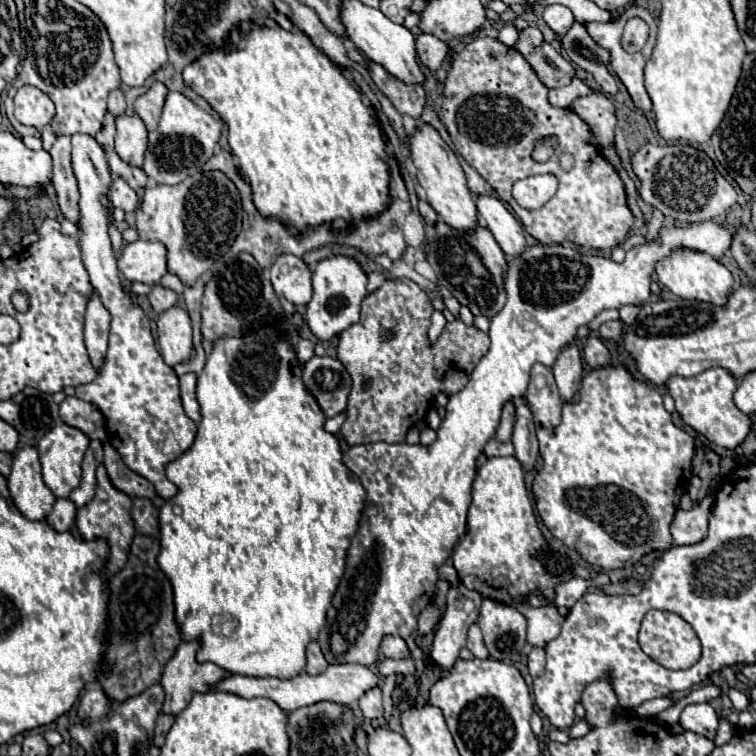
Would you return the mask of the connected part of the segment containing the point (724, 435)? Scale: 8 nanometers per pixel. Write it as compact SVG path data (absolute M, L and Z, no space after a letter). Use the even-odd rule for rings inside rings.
M708 369L696 377L672 375L668 379L668 393L676 401L676 411L692 429L704 435L710 443L716 443L726 449L738 447L752 429L752 419L746 413L740 413L734 403L734 391L738 389L738 379L728 369Z

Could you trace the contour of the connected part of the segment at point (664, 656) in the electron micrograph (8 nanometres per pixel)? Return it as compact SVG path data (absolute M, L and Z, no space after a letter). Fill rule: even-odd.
M648 611L642 629L639 631L638 643L642 651L652 657L656 663L668 669L688 669L700 659L700 639L696 637L694 629L674 613L668 611Z

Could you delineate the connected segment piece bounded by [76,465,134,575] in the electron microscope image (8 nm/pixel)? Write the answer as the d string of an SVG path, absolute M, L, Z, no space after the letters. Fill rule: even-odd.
M100 465L96 469L96 495L90 503L86 503L84 507L78 509L76 515L76 525L78 531L82 535L82 539L94 539L94 537L104 537L110 541L110 561L106 567L106 573L112 575L116 571L120 571L128 559L128 549L134 537L134 525L132 525L132 517L130 517L130 509L132 509L132 499L126 493L120 493L120 489L116 489L104 469L104 465Z

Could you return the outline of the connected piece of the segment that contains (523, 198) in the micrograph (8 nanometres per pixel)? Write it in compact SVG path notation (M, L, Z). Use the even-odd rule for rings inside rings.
M534 175L514 183L512 195L524 209L540 209L556 193L554 175Z

